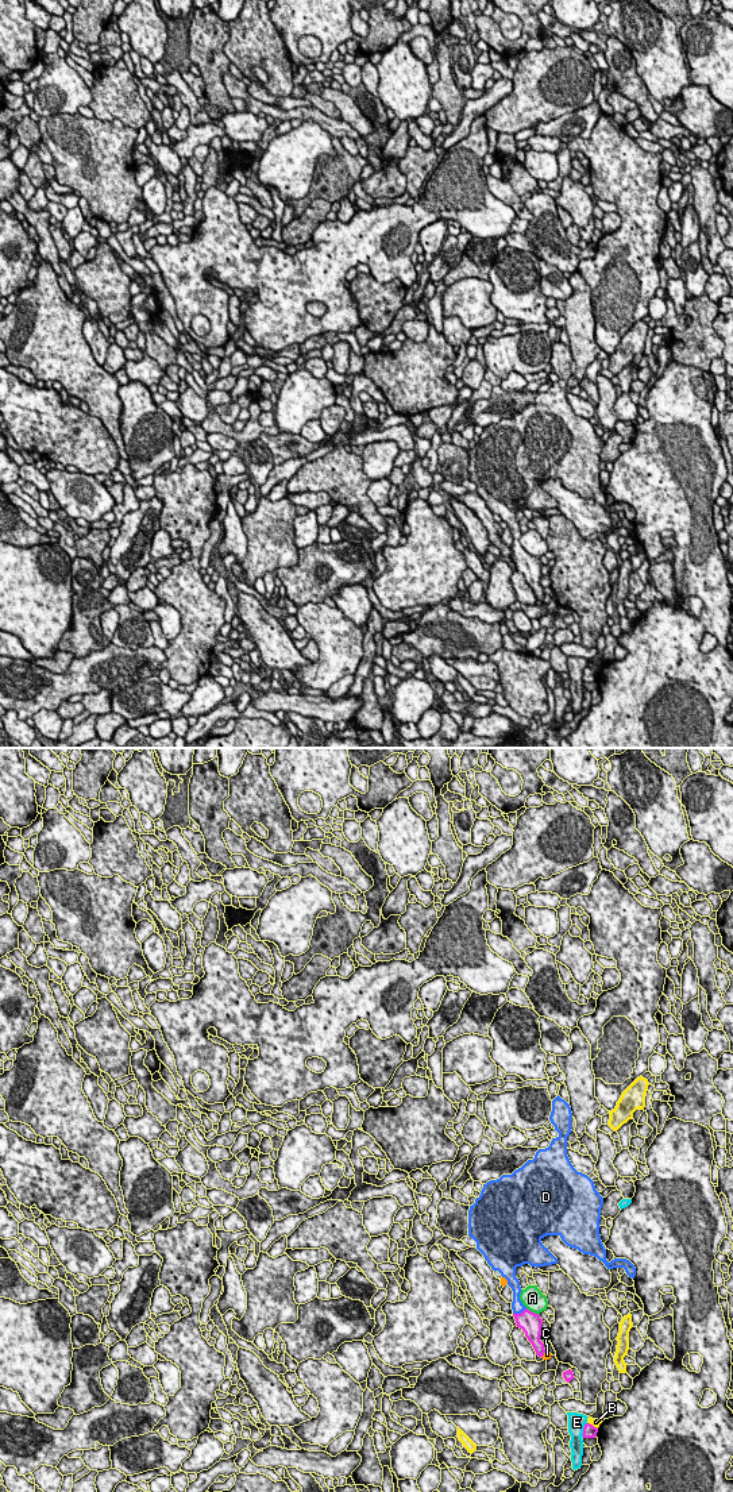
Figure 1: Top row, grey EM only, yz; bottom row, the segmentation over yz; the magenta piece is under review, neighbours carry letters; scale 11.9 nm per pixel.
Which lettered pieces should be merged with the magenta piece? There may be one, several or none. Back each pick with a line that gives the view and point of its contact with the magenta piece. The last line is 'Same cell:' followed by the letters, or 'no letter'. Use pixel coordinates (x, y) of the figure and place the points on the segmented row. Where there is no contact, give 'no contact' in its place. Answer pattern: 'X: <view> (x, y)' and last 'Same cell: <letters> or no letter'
D: yz (521, 1313)
Same cell: D

